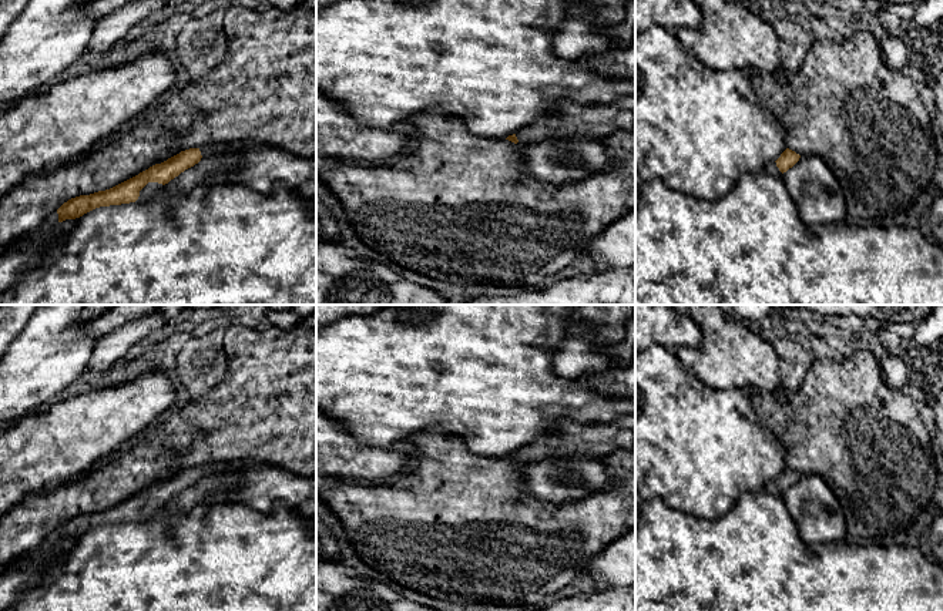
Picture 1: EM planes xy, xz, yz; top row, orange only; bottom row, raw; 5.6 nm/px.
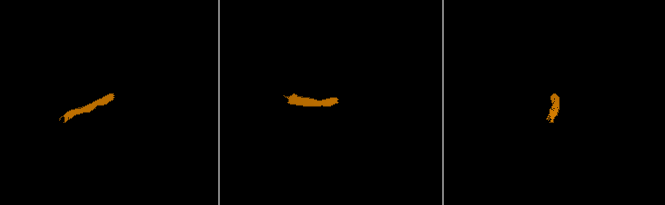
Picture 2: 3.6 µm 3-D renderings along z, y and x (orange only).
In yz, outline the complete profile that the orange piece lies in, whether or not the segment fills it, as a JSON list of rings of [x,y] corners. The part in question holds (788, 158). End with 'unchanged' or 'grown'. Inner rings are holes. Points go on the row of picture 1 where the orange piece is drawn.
[[[786,148],[775,162],[769,162],[765,165],[764,172],[773,177],[779,177],[783,172],[786,172],[789,168],[792,168],[799,161],[799,158],[801,158],[799,154]]] | grown

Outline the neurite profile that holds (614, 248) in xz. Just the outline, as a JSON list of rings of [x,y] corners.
[[[635,208],[597,235],[587,251],[594,262],[591,272],[635,265]]]

